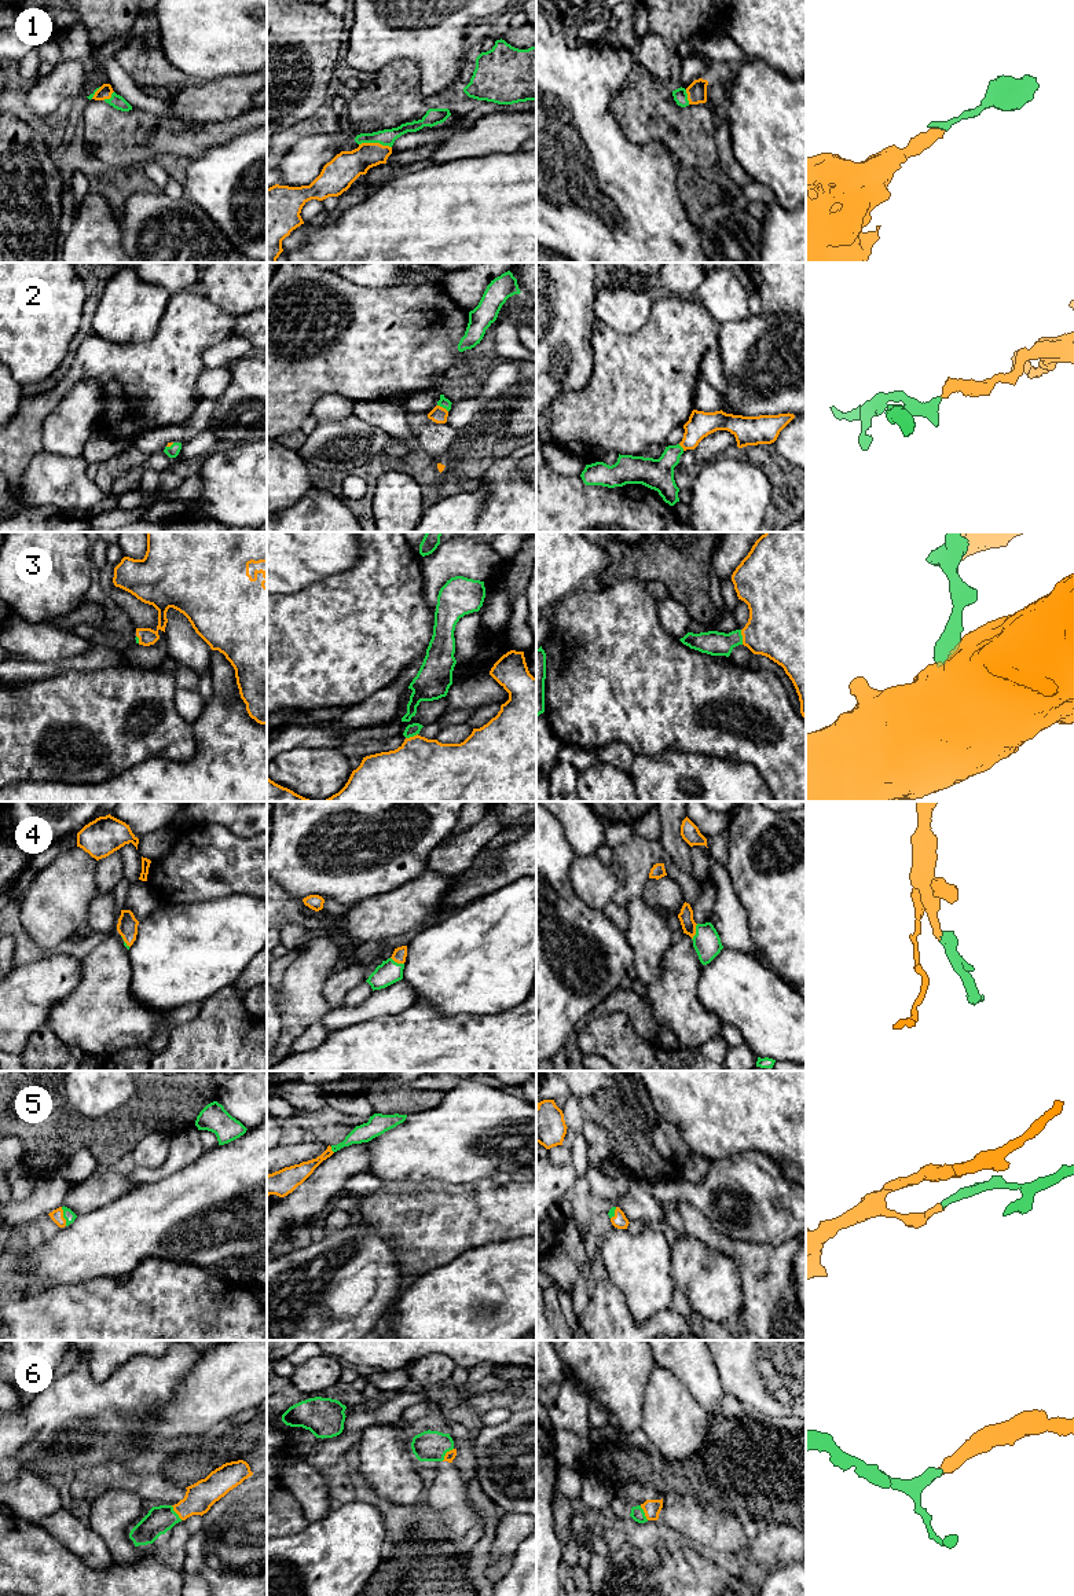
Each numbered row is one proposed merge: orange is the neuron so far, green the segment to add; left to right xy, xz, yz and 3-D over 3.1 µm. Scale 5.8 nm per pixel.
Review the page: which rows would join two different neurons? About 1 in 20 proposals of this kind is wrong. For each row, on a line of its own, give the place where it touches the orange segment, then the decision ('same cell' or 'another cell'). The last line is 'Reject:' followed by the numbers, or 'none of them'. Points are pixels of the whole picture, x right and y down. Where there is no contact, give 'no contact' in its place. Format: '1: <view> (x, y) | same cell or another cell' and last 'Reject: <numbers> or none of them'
1: xz (376, 143) | same cell
2: xz (442, 407) | same cell
3: yz (743, 637) | same cell
4: yz (695, 932) | same cell
5: xy (62, 1217) | same cell
6: xz (446, 1453) | same cell
Reject: none of them

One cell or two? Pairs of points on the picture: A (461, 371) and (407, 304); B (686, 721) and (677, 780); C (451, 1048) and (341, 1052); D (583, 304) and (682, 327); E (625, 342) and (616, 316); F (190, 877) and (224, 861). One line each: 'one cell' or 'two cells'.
A: two cells
B: two cells
C: one cell
D: two cells
E: two cells
F: one cell

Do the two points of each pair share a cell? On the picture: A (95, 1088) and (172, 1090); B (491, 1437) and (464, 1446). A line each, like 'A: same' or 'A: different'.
A: different
B: different

